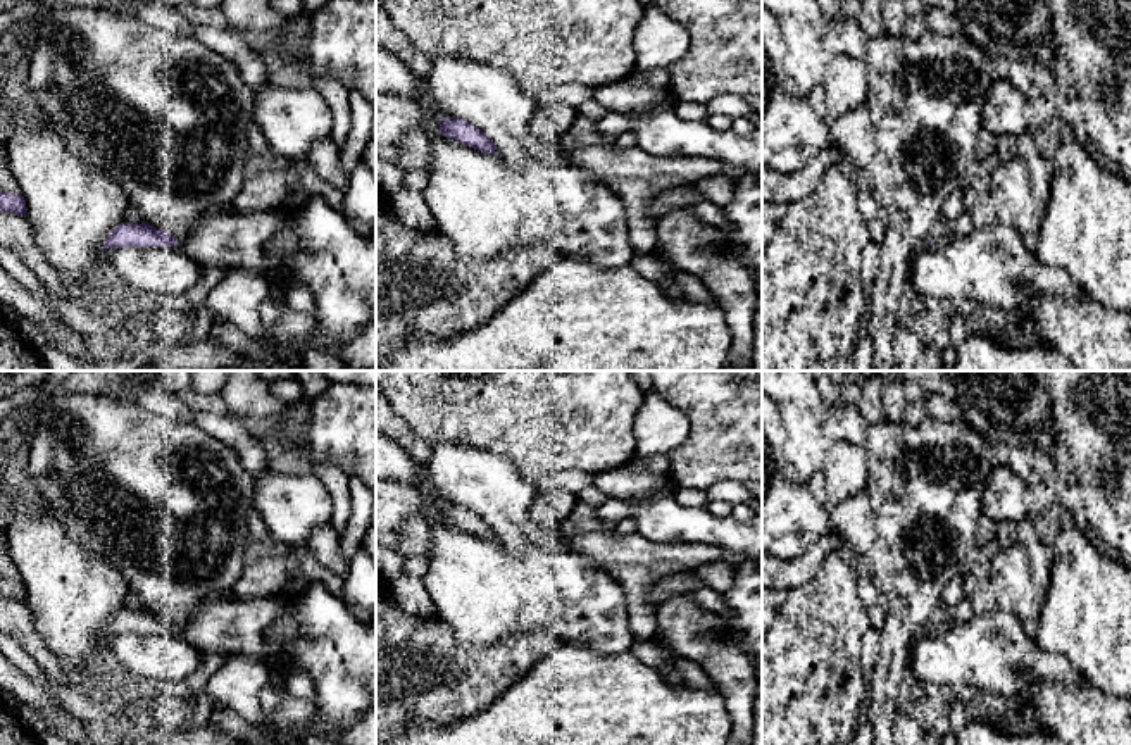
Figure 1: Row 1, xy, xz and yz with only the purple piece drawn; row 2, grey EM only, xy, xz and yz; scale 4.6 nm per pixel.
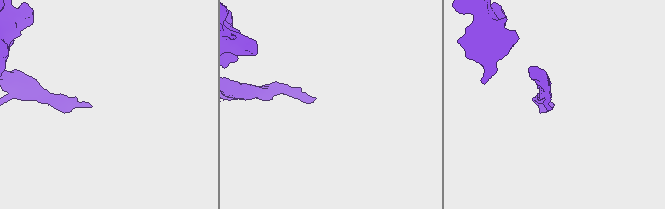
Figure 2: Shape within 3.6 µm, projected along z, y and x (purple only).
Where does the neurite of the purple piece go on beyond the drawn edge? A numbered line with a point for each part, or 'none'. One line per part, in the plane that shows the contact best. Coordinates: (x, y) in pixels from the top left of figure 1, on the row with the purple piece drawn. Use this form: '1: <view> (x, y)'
1: xy (228, 240)

